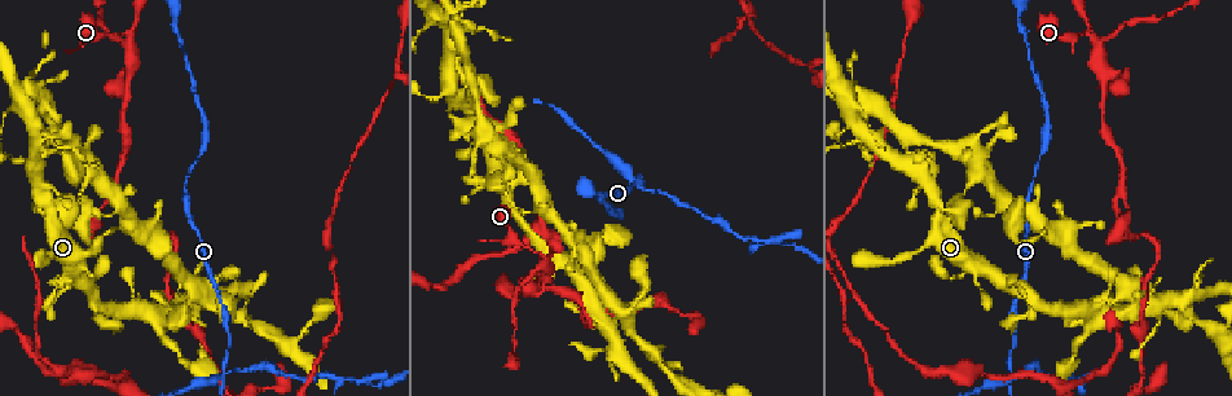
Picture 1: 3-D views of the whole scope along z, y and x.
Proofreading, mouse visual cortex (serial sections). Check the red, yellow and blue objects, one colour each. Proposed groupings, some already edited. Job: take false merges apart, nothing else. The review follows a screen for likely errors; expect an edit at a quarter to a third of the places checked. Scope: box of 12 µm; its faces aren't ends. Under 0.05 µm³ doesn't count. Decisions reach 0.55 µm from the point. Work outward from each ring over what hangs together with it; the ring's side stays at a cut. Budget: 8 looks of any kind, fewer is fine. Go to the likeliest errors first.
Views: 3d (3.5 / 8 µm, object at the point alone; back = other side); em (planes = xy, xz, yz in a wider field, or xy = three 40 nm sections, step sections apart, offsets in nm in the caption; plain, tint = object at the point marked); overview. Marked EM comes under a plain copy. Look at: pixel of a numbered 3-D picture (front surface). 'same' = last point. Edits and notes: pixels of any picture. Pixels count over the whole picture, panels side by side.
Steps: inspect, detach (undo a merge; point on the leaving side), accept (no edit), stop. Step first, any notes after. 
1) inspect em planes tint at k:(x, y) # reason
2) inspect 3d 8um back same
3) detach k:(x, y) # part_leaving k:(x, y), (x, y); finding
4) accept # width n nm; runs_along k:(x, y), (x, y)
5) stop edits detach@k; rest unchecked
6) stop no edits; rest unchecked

inspect 3d 3.5um back at 1:(218, 378) # four-way junction

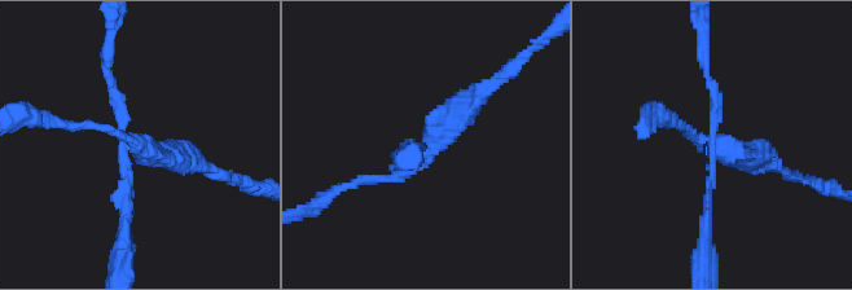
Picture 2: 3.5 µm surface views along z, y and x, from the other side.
inspect em xy step 2 tint at 2:(132, 136) # arms 4; arm_widths 100, 100, 100, 300 nm; now the EM

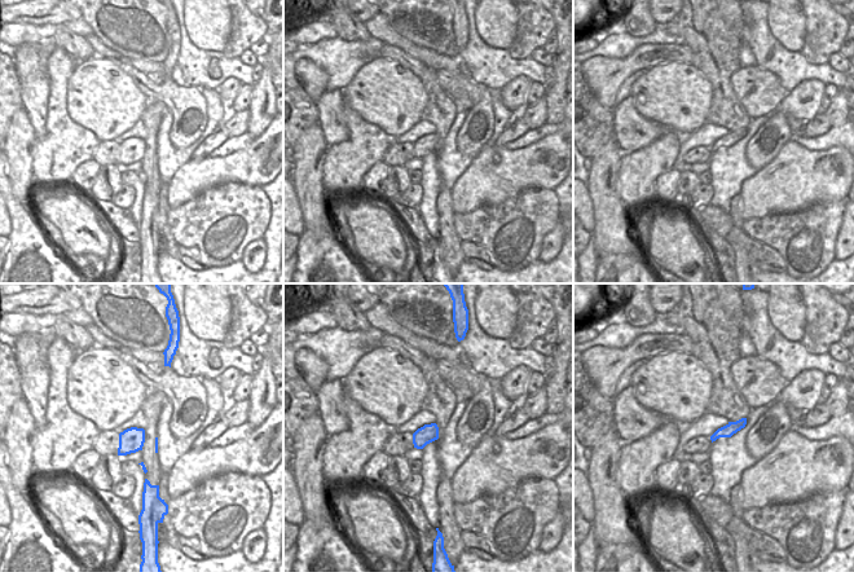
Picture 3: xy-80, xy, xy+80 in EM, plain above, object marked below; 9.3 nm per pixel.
detach 2:(459, 123) # width 170 nm; part_leaving 2:(130, 137), (101, 126), (26, 118); a second cell is stuck on

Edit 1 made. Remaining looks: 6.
inspect overview

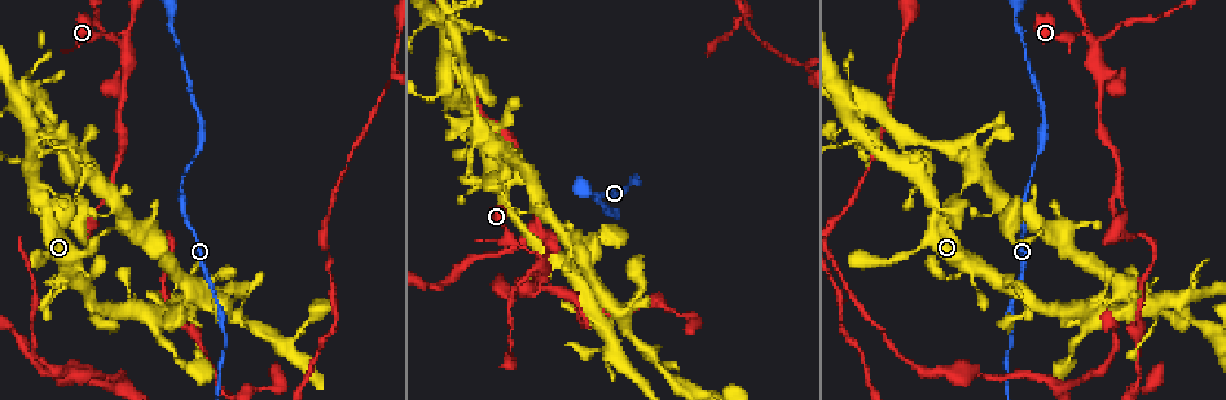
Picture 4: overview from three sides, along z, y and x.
inspect 3d 3.5um at 4:(1090, 38) # narrows sharply

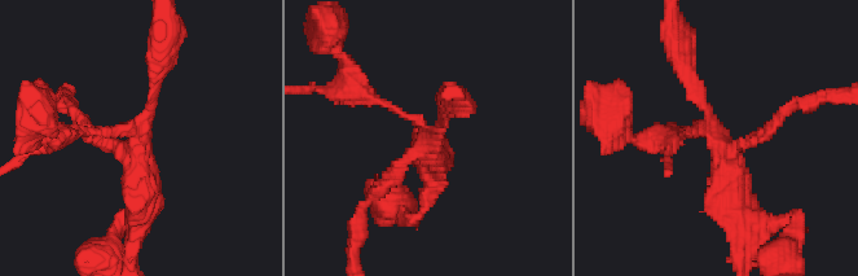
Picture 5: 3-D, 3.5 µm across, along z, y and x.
inspect em xy step 3 tint at 5:(425, 142) # arms 4; arm_widths 150, 150, 150, 400 nm; shape alone is not enough

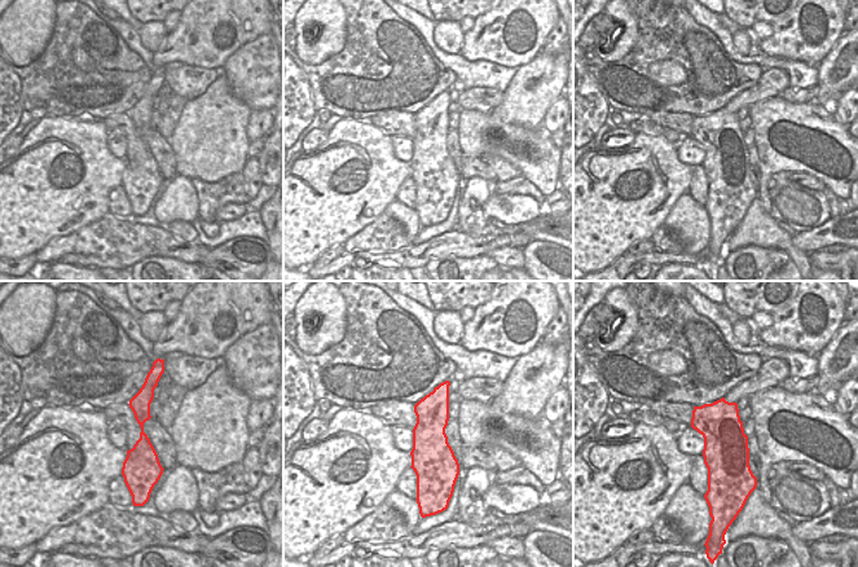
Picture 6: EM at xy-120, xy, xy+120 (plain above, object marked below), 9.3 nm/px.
detach 5:(101, 143) # a second cell is stuck on

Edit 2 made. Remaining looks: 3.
inspect overview # see it whole again

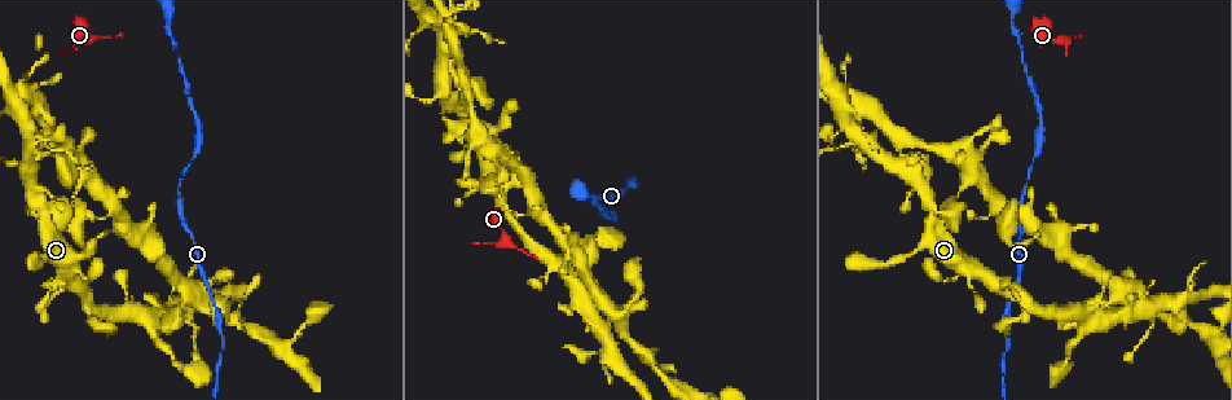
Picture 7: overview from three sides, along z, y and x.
inspect 3d 3.5um at 7:(81, 177) # abrupt turn

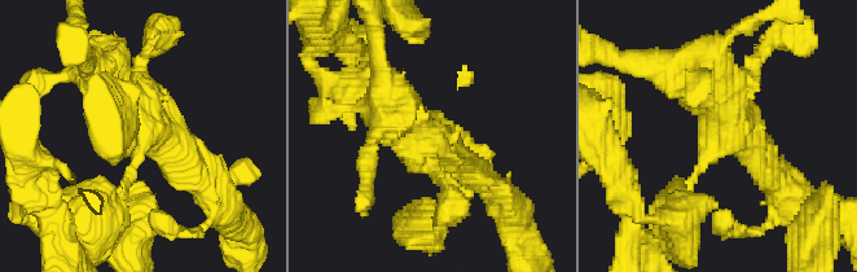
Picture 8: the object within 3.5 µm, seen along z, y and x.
inspect em xy step 1 tint at 8:(728, 132) # arm_widths 100, 350 nm

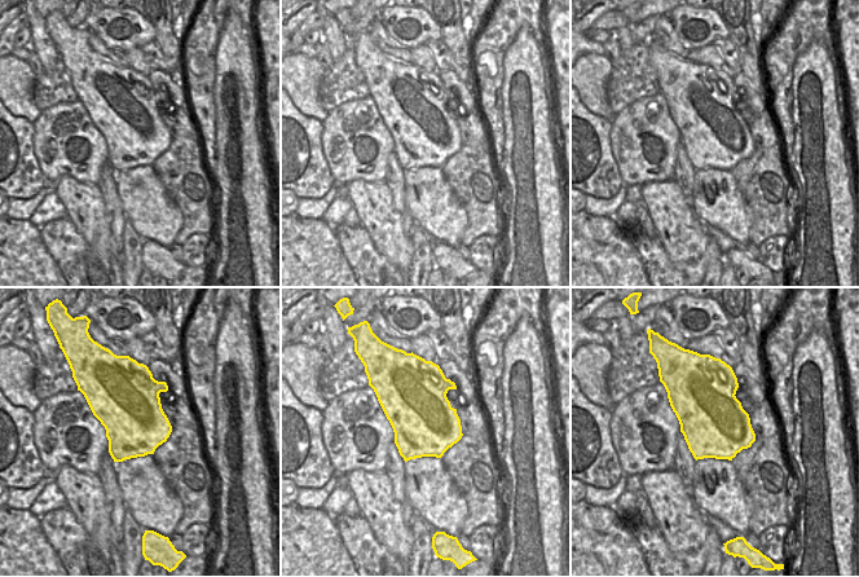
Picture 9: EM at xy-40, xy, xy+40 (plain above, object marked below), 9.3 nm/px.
accept # one cell here

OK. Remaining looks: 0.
stop edits detach@2, detach@5; rest unchecked

